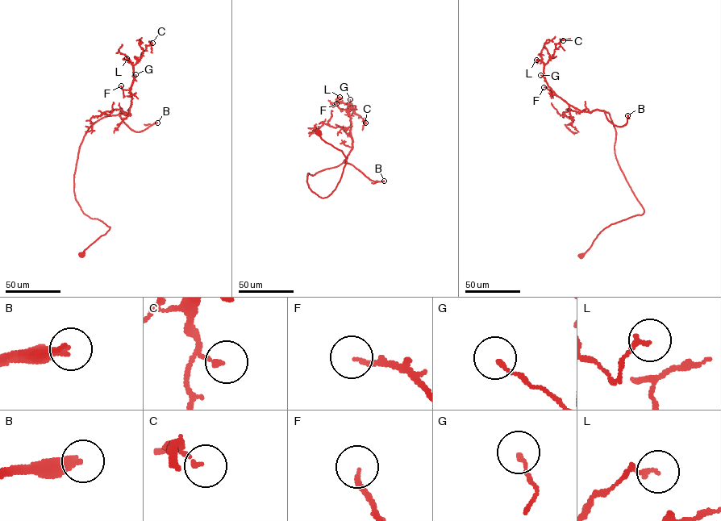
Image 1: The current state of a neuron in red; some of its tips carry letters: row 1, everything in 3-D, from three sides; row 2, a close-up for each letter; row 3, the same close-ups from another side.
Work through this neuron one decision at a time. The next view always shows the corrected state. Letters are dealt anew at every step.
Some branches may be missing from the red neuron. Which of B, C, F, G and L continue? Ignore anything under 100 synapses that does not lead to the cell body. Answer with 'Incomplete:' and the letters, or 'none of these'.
Incomplete: B

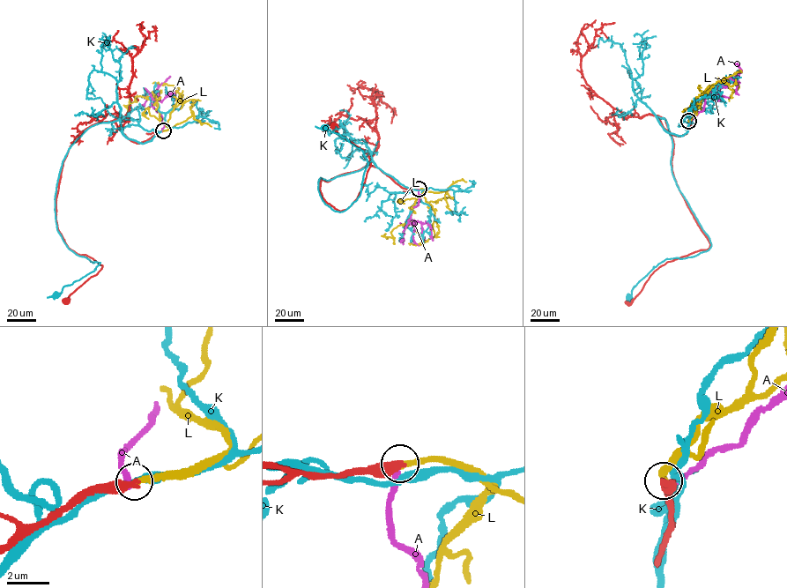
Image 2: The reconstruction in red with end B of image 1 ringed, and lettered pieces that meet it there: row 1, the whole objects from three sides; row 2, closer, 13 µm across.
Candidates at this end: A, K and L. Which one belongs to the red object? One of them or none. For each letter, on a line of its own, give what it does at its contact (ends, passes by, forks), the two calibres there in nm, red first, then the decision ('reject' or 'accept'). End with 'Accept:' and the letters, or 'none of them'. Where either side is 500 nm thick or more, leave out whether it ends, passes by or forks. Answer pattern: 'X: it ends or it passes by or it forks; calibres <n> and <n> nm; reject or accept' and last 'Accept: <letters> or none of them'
A: calibres 550 and 220 nm; reject
K: calibres 550 and 280 nm; reject
L: it ends; calibres 440 and 260 nm; accept
Accept: L

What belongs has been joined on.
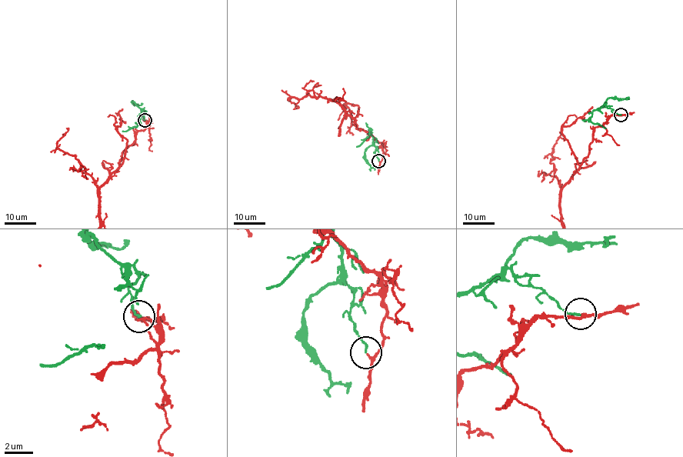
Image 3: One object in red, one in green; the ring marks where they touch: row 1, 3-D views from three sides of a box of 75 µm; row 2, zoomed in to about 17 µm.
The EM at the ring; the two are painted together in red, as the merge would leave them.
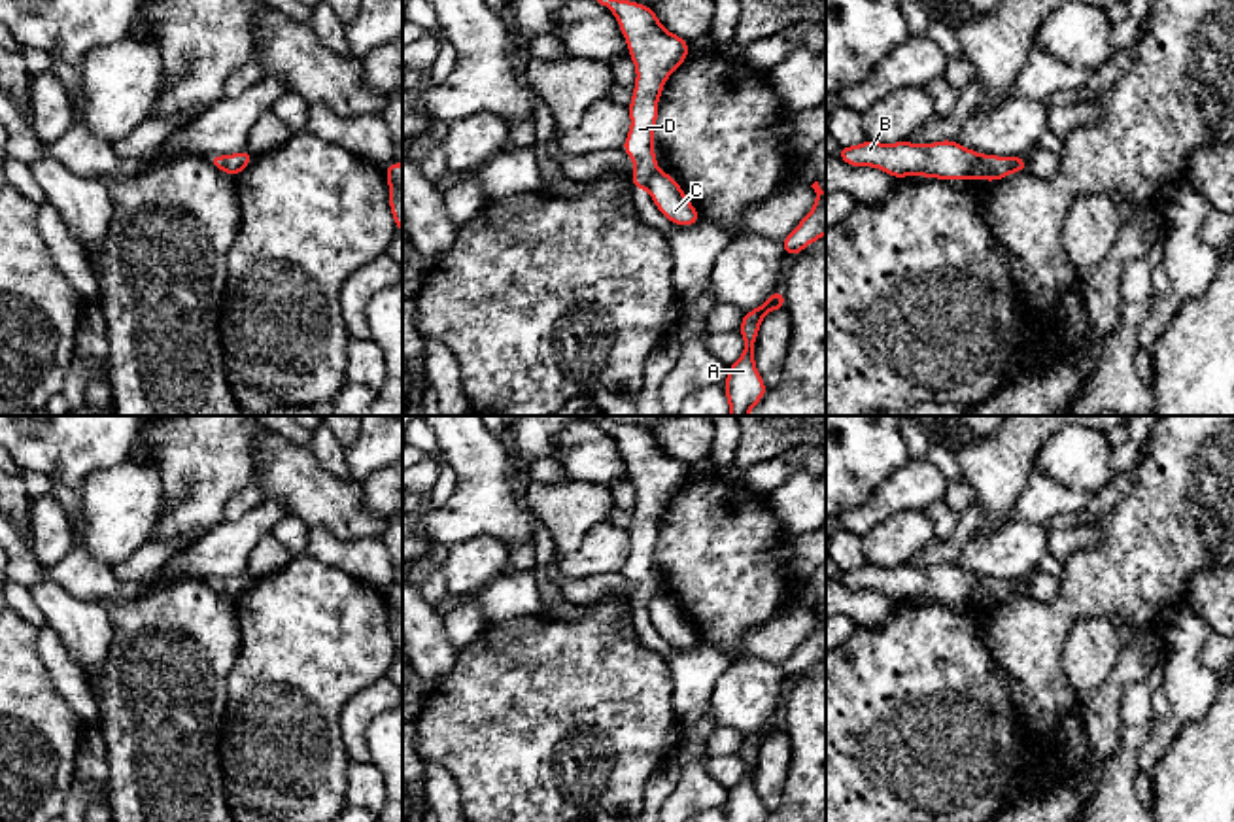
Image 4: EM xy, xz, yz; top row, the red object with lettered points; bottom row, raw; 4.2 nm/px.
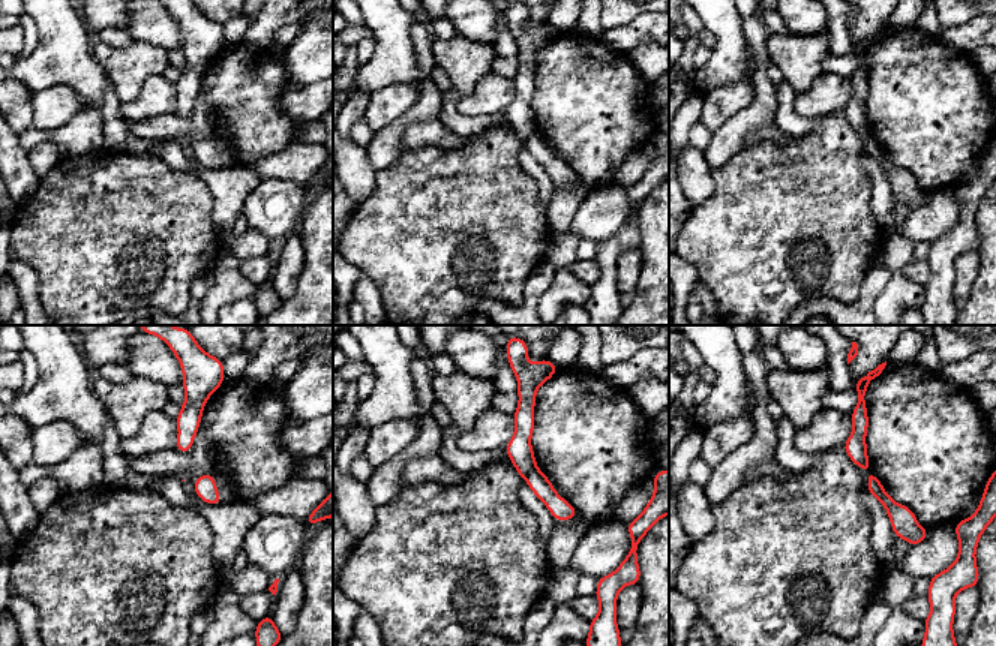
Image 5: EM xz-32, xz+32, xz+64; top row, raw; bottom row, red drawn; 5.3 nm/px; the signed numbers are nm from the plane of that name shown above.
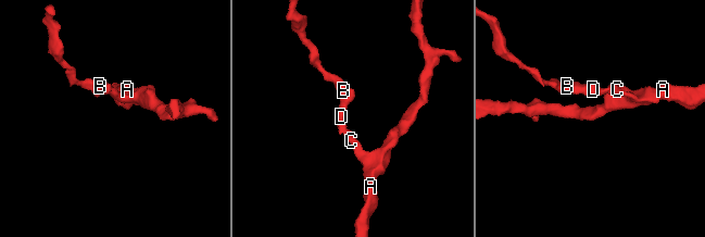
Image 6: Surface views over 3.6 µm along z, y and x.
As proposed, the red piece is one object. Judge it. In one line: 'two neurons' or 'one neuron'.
two neurons

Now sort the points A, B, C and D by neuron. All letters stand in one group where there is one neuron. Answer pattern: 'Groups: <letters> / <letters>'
Groups: A C / B D

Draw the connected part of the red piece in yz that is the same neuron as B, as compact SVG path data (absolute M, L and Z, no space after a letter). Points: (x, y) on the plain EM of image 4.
M866 563L852 571L839 567L835 580L856 591L875 590L894 603L924 599L951 605L966 601L998 605L1015 595L1013 580L983 578L960 569L956 563L928 569L917 569L909 563L896 567Z

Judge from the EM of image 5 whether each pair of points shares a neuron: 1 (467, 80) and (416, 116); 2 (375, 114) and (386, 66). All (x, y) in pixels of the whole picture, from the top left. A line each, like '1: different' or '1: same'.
1: different
2: different

